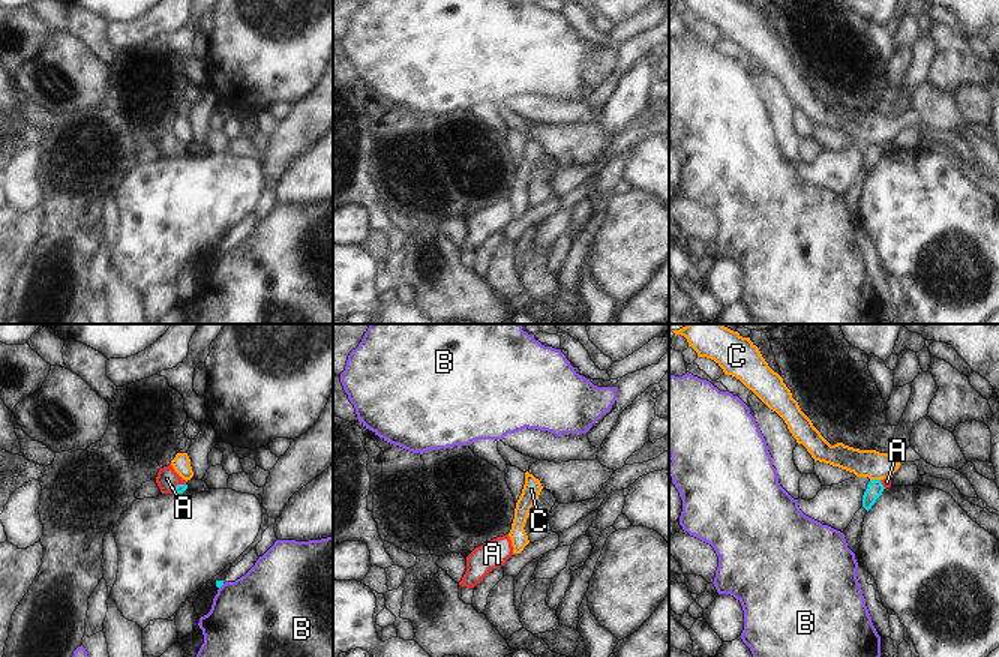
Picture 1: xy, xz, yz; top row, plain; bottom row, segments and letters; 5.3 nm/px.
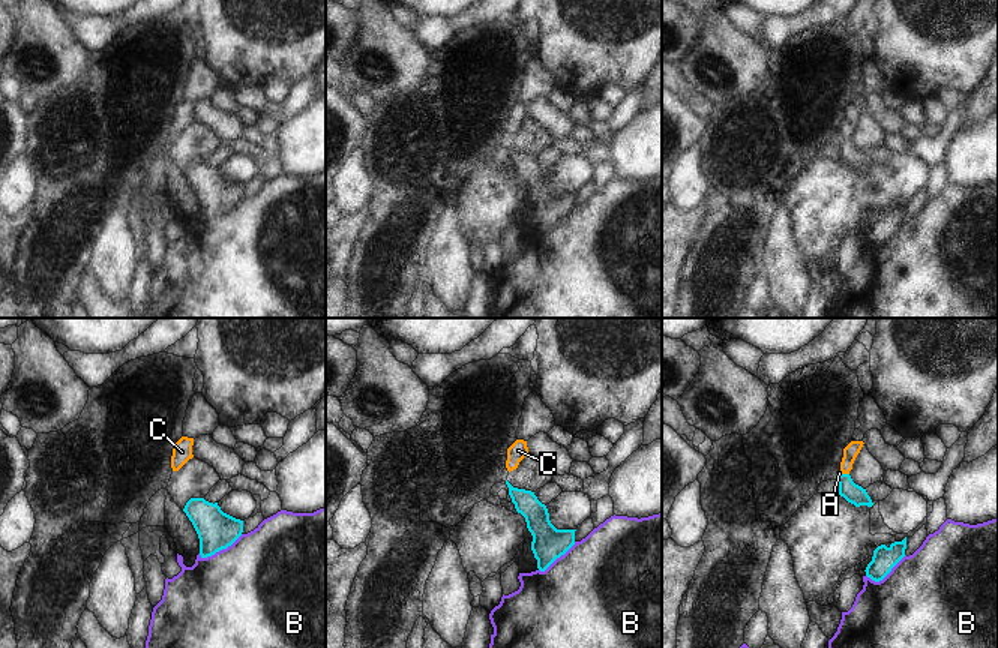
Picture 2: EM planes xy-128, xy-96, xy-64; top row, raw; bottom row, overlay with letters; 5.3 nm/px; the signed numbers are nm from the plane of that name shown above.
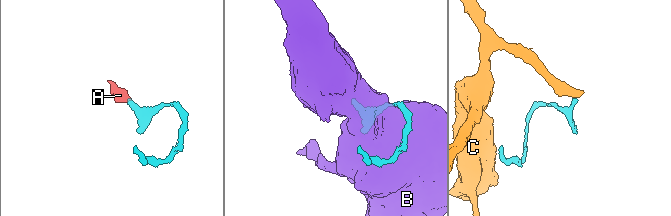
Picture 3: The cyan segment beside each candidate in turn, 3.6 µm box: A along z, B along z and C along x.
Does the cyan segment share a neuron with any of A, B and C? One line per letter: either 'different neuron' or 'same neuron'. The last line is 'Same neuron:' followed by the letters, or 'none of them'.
A: same neuron
B: different neuron
C: different neuron
Same neuron: A

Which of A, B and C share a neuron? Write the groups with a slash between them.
A / B / C

